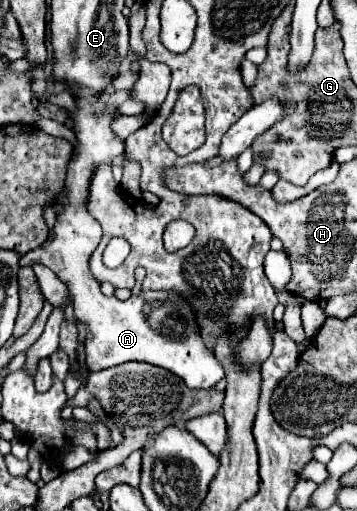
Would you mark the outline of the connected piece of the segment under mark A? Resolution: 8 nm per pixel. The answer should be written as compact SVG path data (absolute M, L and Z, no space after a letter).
M73 88L77 94L79 110L69 114L75 120L75 134L79 146L75 148L75 160L69 162L67 170L67 202L65 212L57 216L55 222L55 240L45 248L37 248L25 256L21 256L19 266L33 266L35 262L45 264L51 268L71 290L75 316L81 320L89 334L85 340L87 352L87 366L91 372L99 372L129 360L149 362L161 366L187 382L189 388L211 388L221 378L225 378L223 366L217 358L205 348L193 312L189 304L177 292L163 292L163 290L143 290L137 296L121 302L115 296L103 296L99 290L99 282L91 276L87 260L89 254L97 248L101 240L101 226L93 222L91 214L85 210L87 186L89 178L99 162L111 162L113 158L121 156L125 144L115 138L109 124L119 114L117 106L99 104L97 92Z

